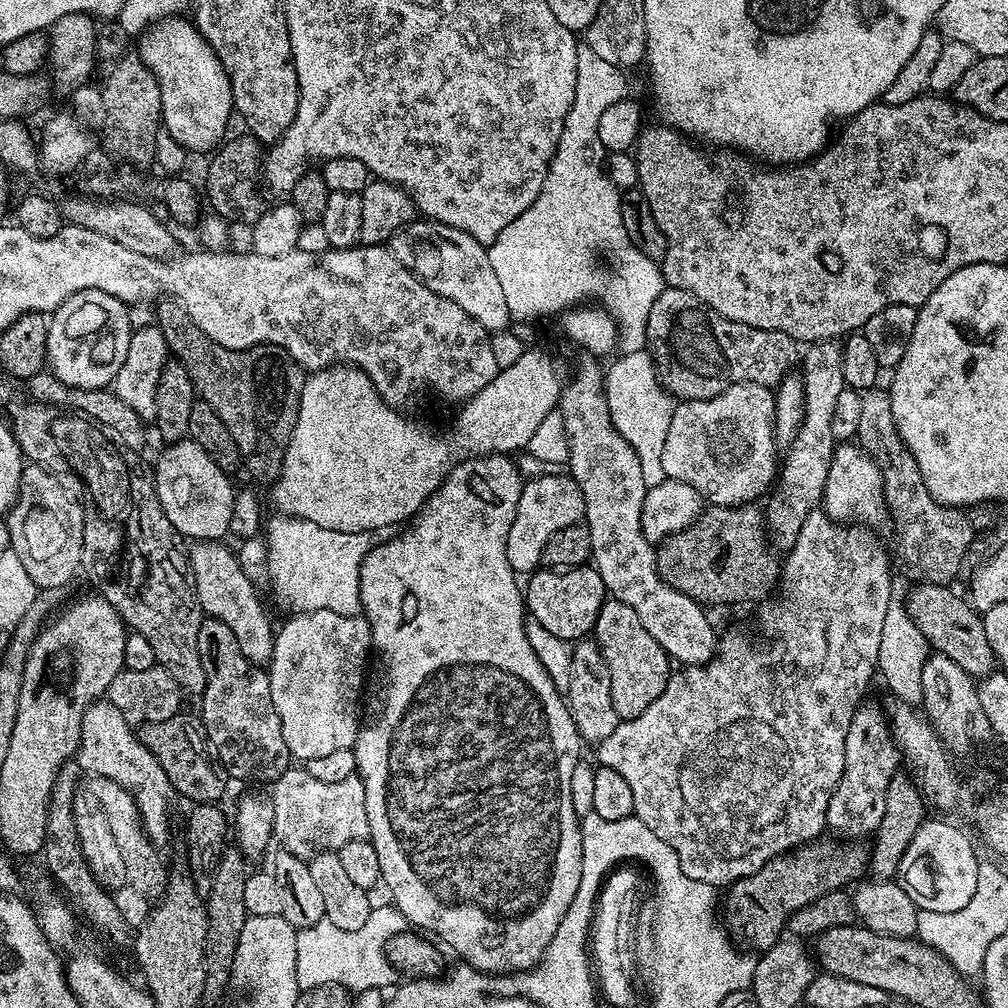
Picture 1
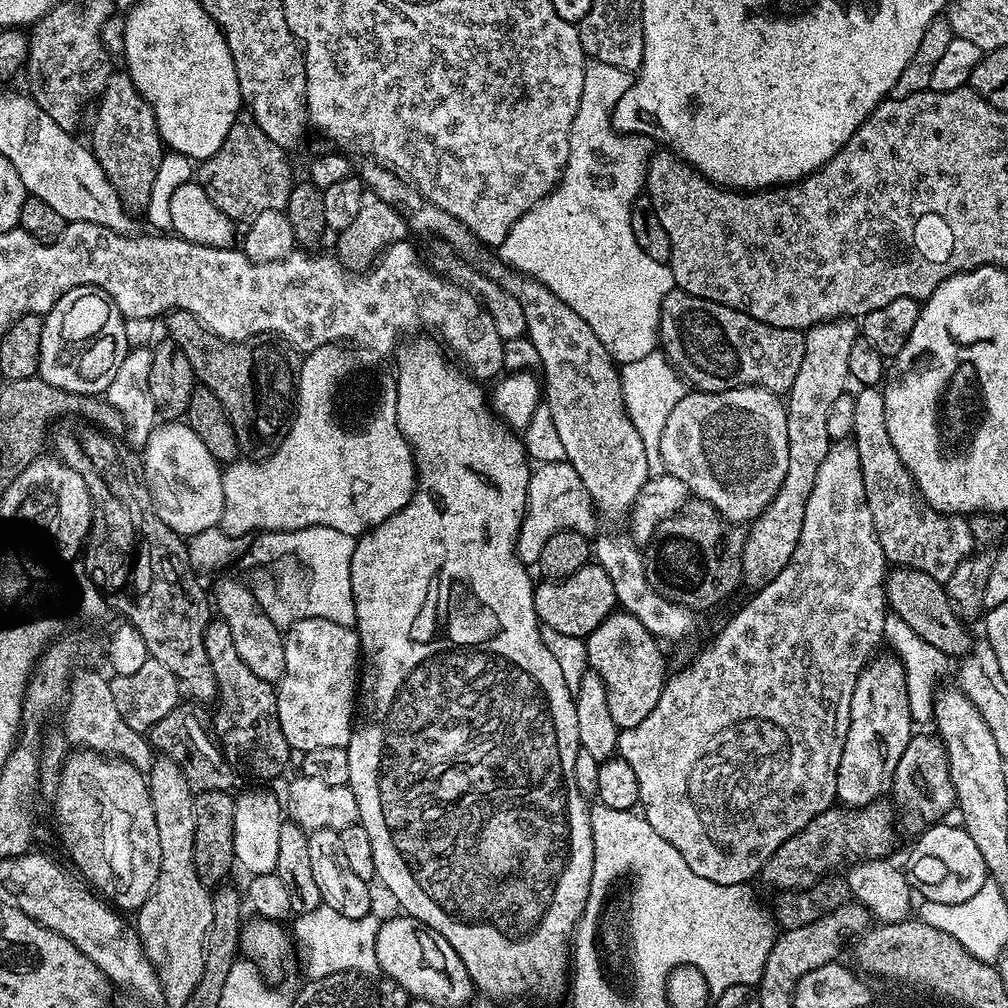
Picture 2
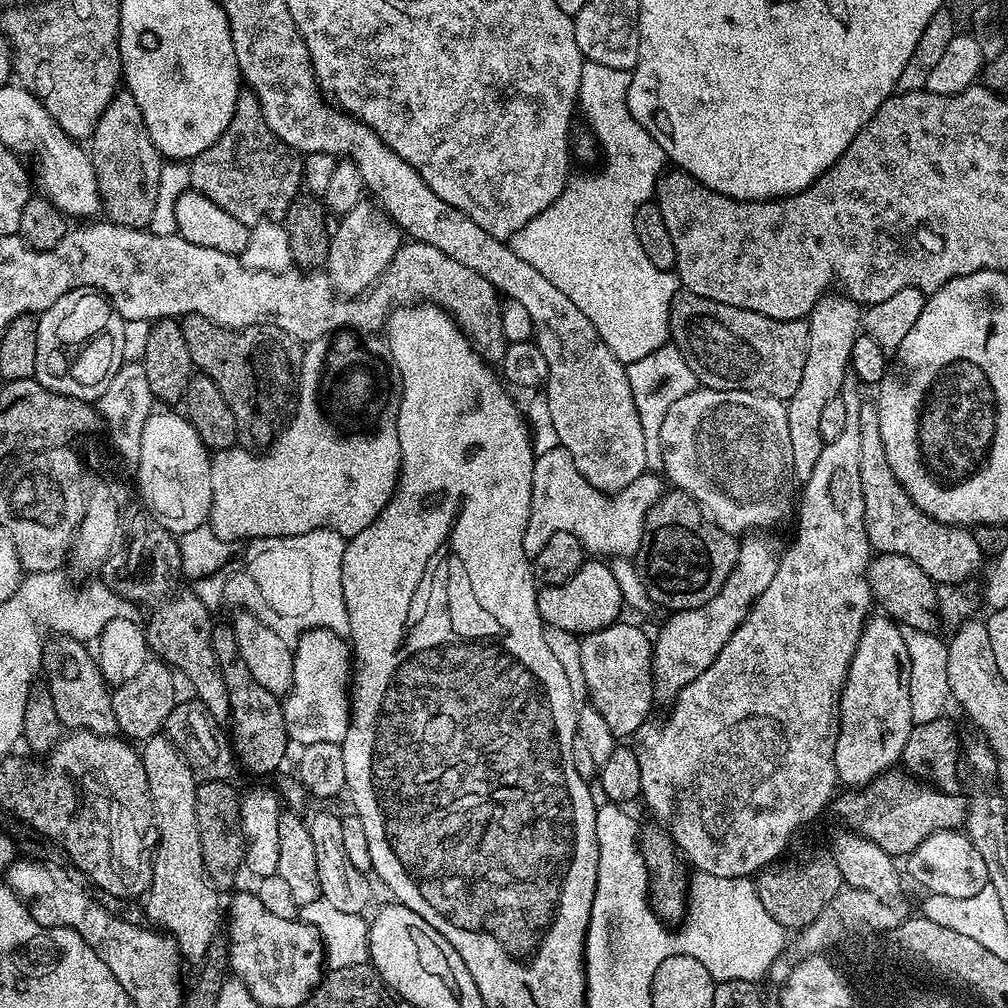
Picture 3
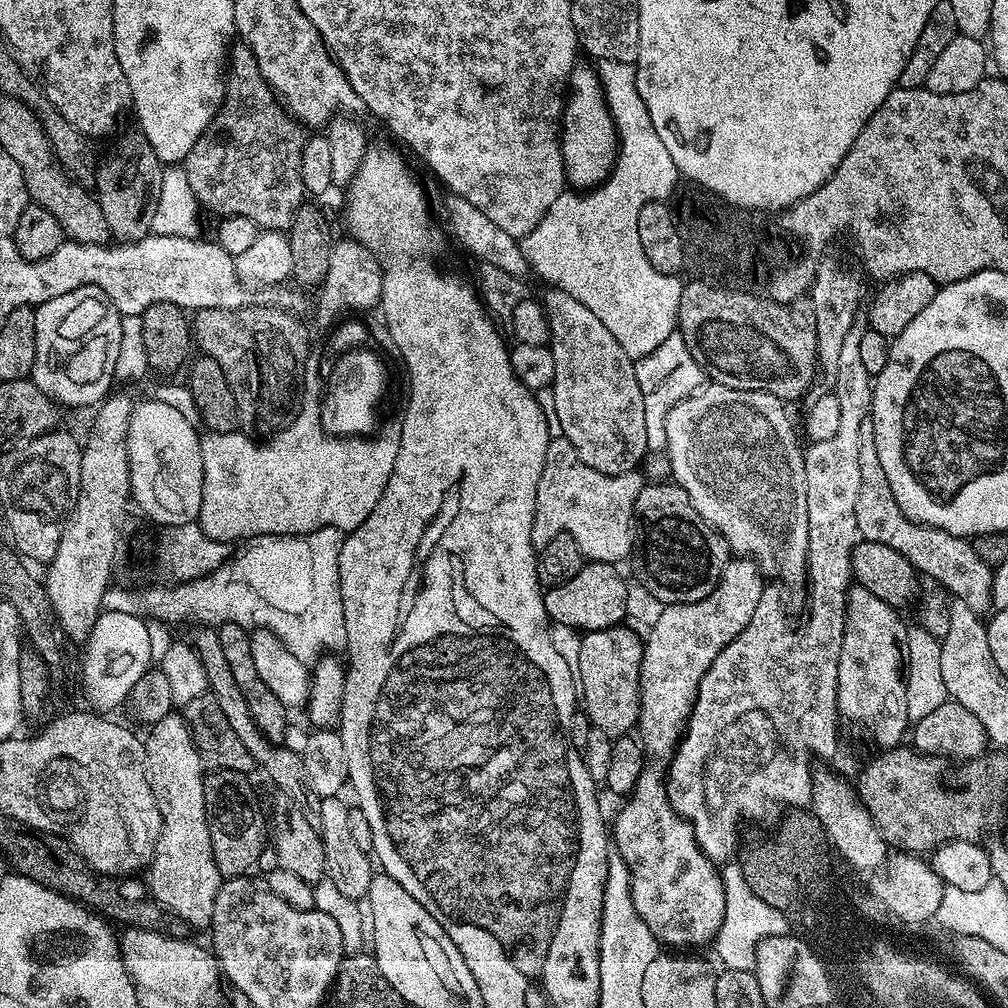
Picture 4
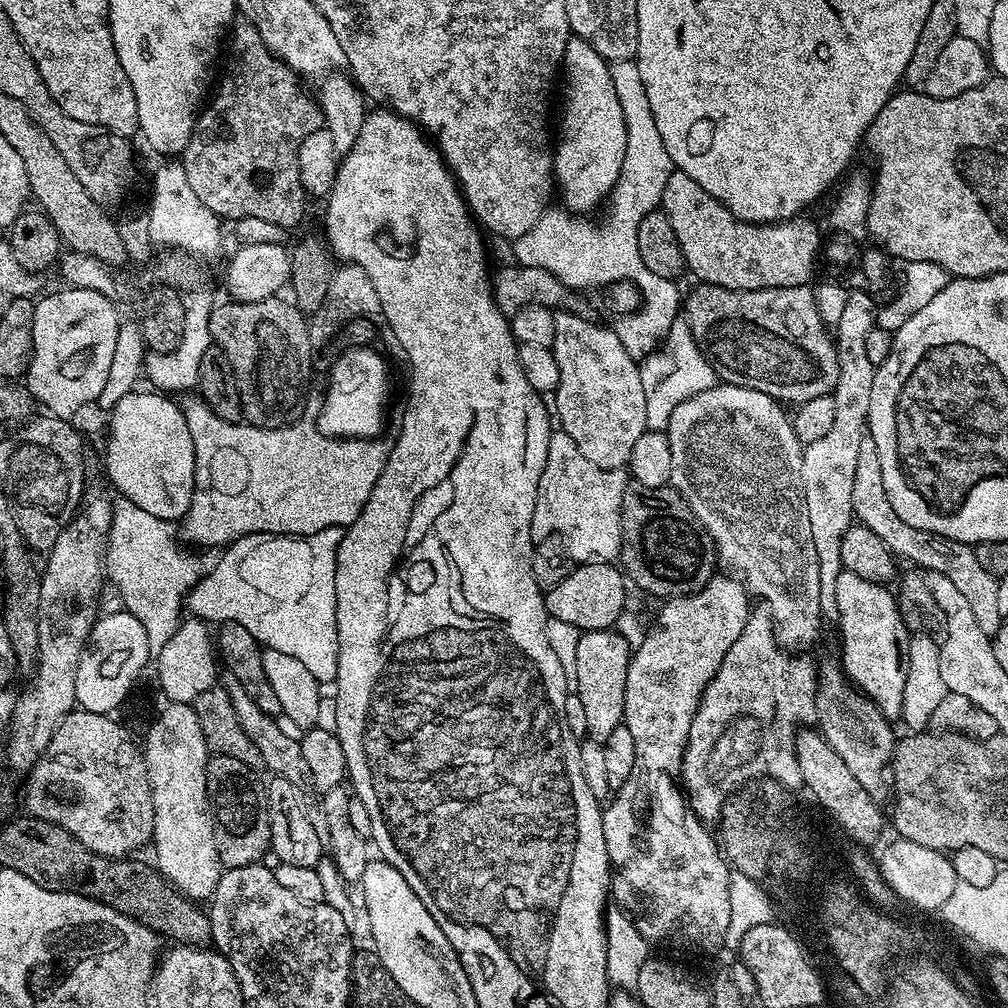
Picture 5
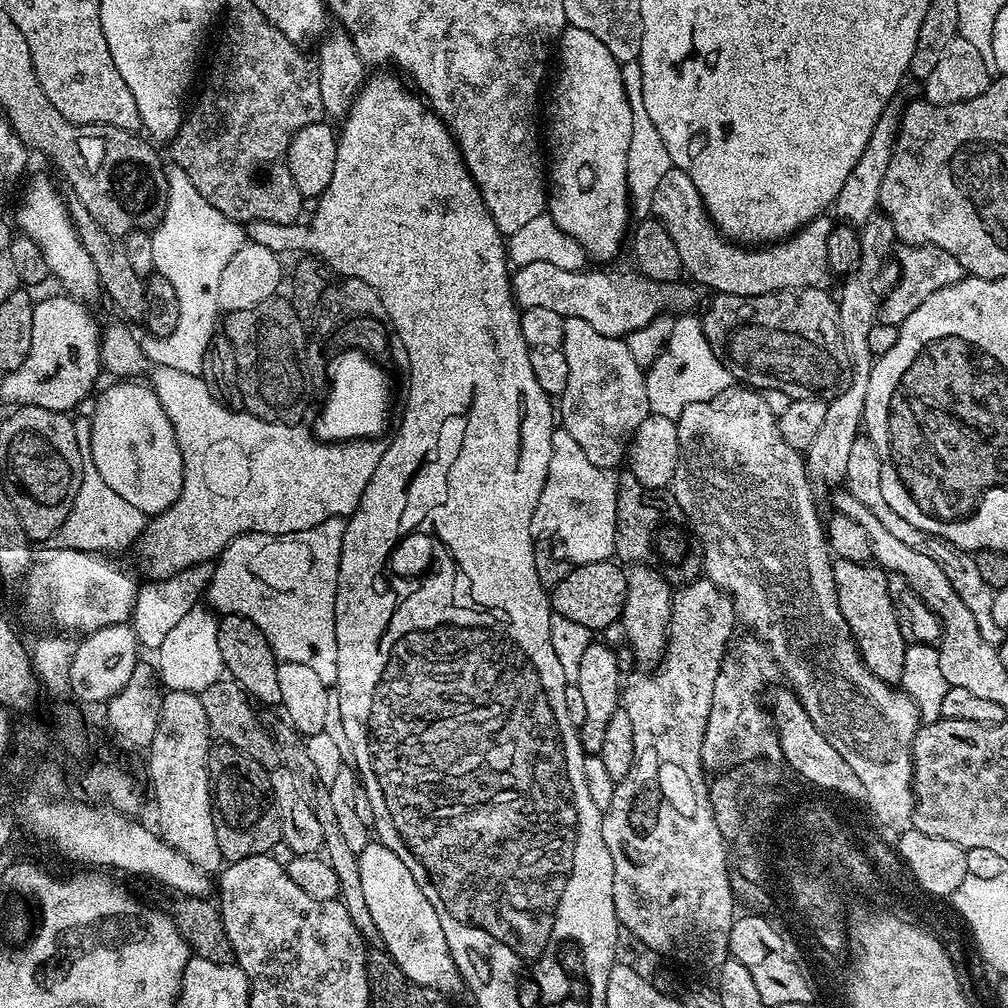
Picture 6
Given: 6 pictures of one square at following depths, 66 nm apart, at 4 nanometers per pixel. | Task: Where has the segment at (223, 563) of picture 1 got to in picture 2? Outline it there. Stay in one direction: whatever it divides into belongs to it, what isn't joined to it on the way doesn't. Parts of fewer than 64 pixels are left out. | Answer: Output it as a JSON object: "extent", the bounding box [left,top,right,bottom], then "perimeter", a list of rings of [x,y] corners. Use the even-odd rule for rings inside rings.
{"extent":[214,580,284,685],"perimeter":[[[220,580],[214,592],[214,612],[219,619],[230,626],[230,634],[234,637],[234,647],[242,662],[250,666],[250,671],[258,674],[267,684],[275,685],[284,673],[284,637],[281,629],[258,606],[254,594],[249,590],[247,583],[236,580]]]}

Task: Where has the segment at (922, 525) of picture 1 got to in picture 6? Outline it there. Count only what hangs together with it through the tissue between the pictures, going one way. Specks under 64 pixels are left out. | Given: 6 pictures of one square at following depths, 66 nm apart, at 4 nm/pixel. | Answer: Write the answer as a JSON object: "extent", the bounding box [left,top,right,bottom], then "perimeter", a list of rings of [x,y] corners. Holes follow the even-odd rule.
{"extent":[843,434,1006,646],"perimeter":[[[866,434],[857,436],[853,448],[850,449],[850,459],[846,464],[843,483],[846,485],[846,491],[854,498],[858,498],[858,502],[862,502],[862,506],[870,509],[874,518],[878,518],[882,522],[882,526],[886,526],[886,530],[890,530],[890,534],[894,534],[894,538],[902,538],[902,542],[906,542],[906,546],[910,546],[914,550],[922,550],[922,554],[930,554],[930,558],[934,558],[934,562],[938,562],[938,566],[942,566],[946,578],[950,578],[950,586],[954,586],[954,590],[958,590],[958,598],[962,598],[962,602],[966,602],[970,614],[974,614],[974,622],[978,622],[978,630],[981,632],[982,638],[986,638],[986,642],[999,646],[1006,638],[1006,632],[1005,629],[998,626],[998,622],[994,622],[994,590],[982,579],[975,555],[955,548],[941,536],[929,536],[928,533],[918,530],[918,526],[910,526],[910,522],[906,522],[906,518],[898,518],[898,514],[894,514],[894,510],[890,510],[890,506],[886,506],[886,498],[882,498],[882,486],[880,485],[878,450],[874,450],[874,442],[870,442],[870,438]]]}

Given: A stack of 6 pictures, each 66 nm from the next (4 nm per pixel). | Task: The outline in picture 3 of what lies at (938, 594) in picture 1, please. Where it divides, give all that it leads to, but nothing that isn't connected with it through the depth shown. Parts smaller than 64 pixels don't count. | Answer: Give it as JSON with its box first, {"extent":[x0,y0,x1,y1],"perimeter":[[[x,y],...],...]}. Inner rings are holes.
{"extent":[868,552,937,633],"perimeter":[[[881,552],[868,562],[868,585],[875,607],[889,620],[895,620],[905,628],[931,633],[937,631],[936,584],[922,566],[914,566],[914,562],[910,562],[910,558],[902,558],[902,554]]]}

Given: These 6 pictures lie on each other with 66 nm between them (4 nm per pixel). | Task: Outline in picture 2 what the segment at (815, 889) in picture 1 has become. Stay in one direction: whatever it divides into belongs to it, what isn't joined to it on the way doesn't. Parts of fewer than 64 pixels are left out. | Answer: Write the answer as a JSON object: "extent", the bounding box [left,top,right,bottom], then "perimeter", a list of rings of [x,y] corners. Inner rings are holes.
{"extent":[758,802,898,894],"perimeter":[[[877,802],[864,808],[827,808],[774,850],[771,858],[760,867],[758,880],[768,888],[777,888],[780,894],[812,889],[829,874],[835,873],[835,868],[843,860],[859,862],[887,857],[888,851],[896,844],[896,832],[898,828],[891,803]]]}

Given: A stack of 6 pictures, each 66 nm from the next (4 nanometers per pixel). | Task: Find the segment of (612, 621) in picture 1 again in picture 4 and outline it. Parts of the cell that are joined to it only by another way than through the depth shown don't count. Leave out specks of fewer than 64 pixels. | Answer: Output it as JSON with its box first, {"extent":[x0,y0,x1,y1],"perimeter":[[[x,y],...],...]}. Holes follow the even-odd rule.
{"extent":[574,626,644,740],"perimeter":[[[617,626],[603,628],[581,635],[578,650],[578,666],[574,670],[578,677],[578,696],[582,701],[582,711],[588,716],[591,727],[602,730],[608,739],[617,740],[620,736],[629,735],[636,728],[636,719],[640,713],[640,667],[644,653],[644,640],[632,628]]]}

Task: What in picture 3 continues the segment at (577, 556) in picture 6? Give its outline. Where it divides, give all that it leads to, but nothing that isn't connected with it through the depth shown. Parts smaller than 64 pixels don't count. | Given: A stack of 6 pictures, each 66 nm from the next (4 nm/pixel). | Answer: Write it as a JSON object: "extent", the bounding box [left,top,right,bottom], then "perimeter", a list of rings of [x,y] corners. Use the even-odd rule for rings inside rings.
{"extent":[524,448,666,558],"perimeter":[[[565,448],[546,450],[546,454],[537,456],[534,462],[530,518],[524,535],[526,554],[529,558],[536,557],[538,550],[546,546],[550,534],[565,532],[578,538],[585,553],[599,554],[604,558],[635,557],[644,533],[646,514],[666,491],[663,483],[665,481],[657,473],[645,470],[621,492],[605,494],[578,474],[578,466],[574,466],[574,458],[570,458]]]}

